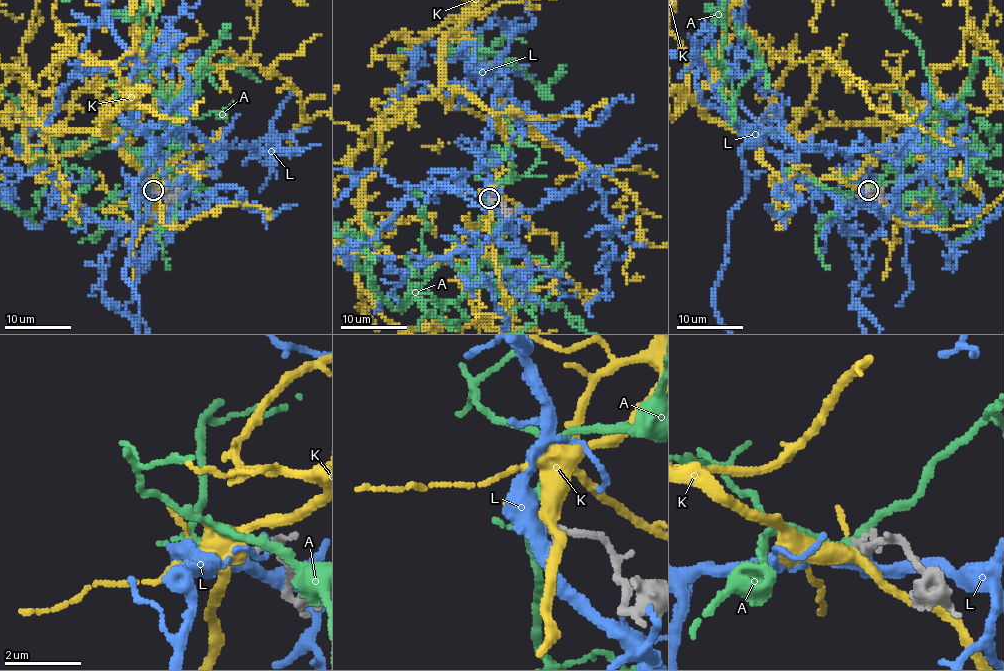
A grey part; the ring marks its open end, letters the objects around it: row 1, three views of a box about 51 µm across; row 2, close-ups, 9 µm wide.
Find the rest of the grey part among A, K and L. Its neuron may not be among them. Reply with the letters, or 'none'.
A

